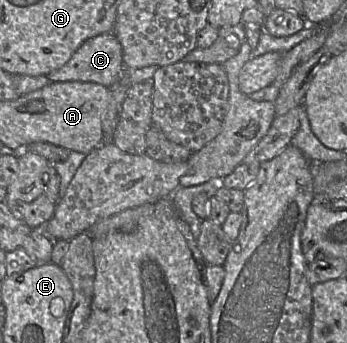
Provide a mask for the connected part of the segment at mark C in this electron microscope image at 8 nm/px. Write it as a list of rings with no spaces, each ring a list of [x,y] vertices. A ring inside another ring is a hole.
[[[109,32],[87,39],[64,66],[50,72],[47,77],[52,82],[94,82],[110,89],[117,84],[123,70],[123,49],[121,43],[114,32]]]

